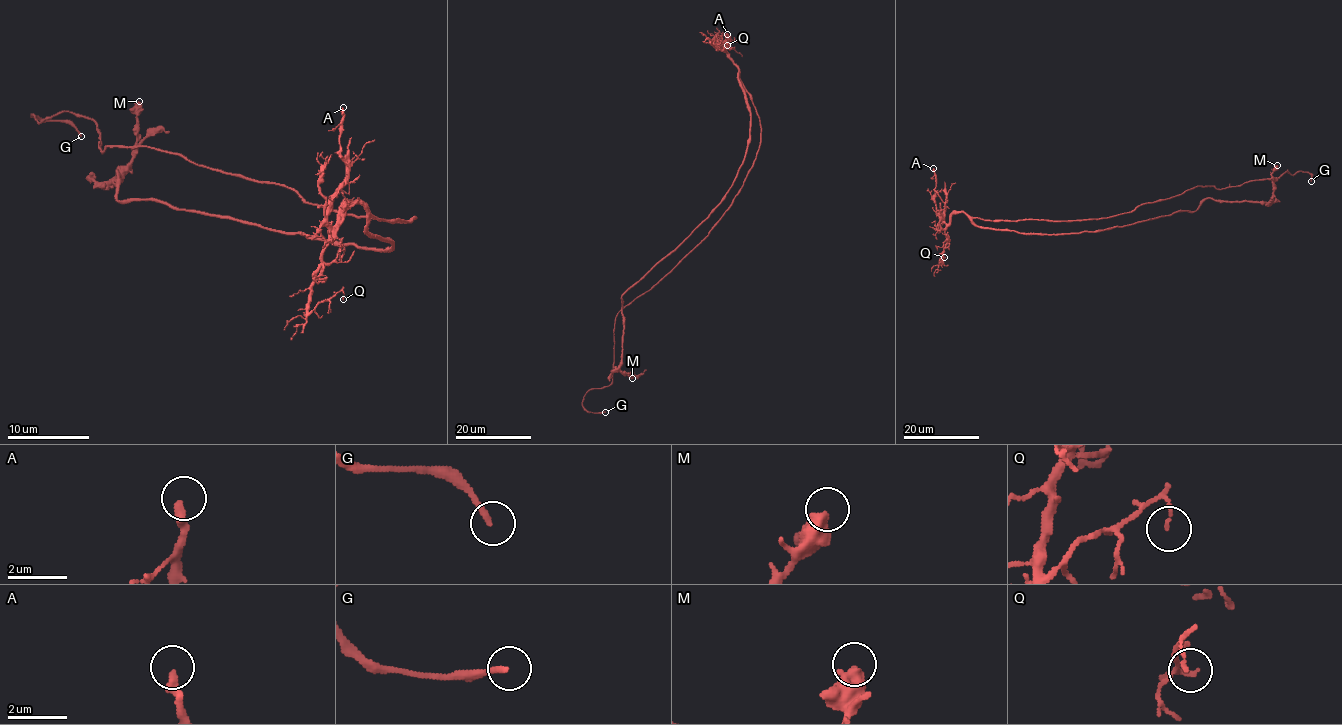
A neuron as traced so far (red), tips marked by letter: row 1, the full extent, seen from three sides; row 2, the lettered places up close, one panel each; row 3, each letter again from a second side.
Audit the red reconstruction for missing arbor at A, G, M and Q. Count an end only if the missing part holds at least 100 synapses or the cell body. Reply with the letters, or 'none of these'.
G

